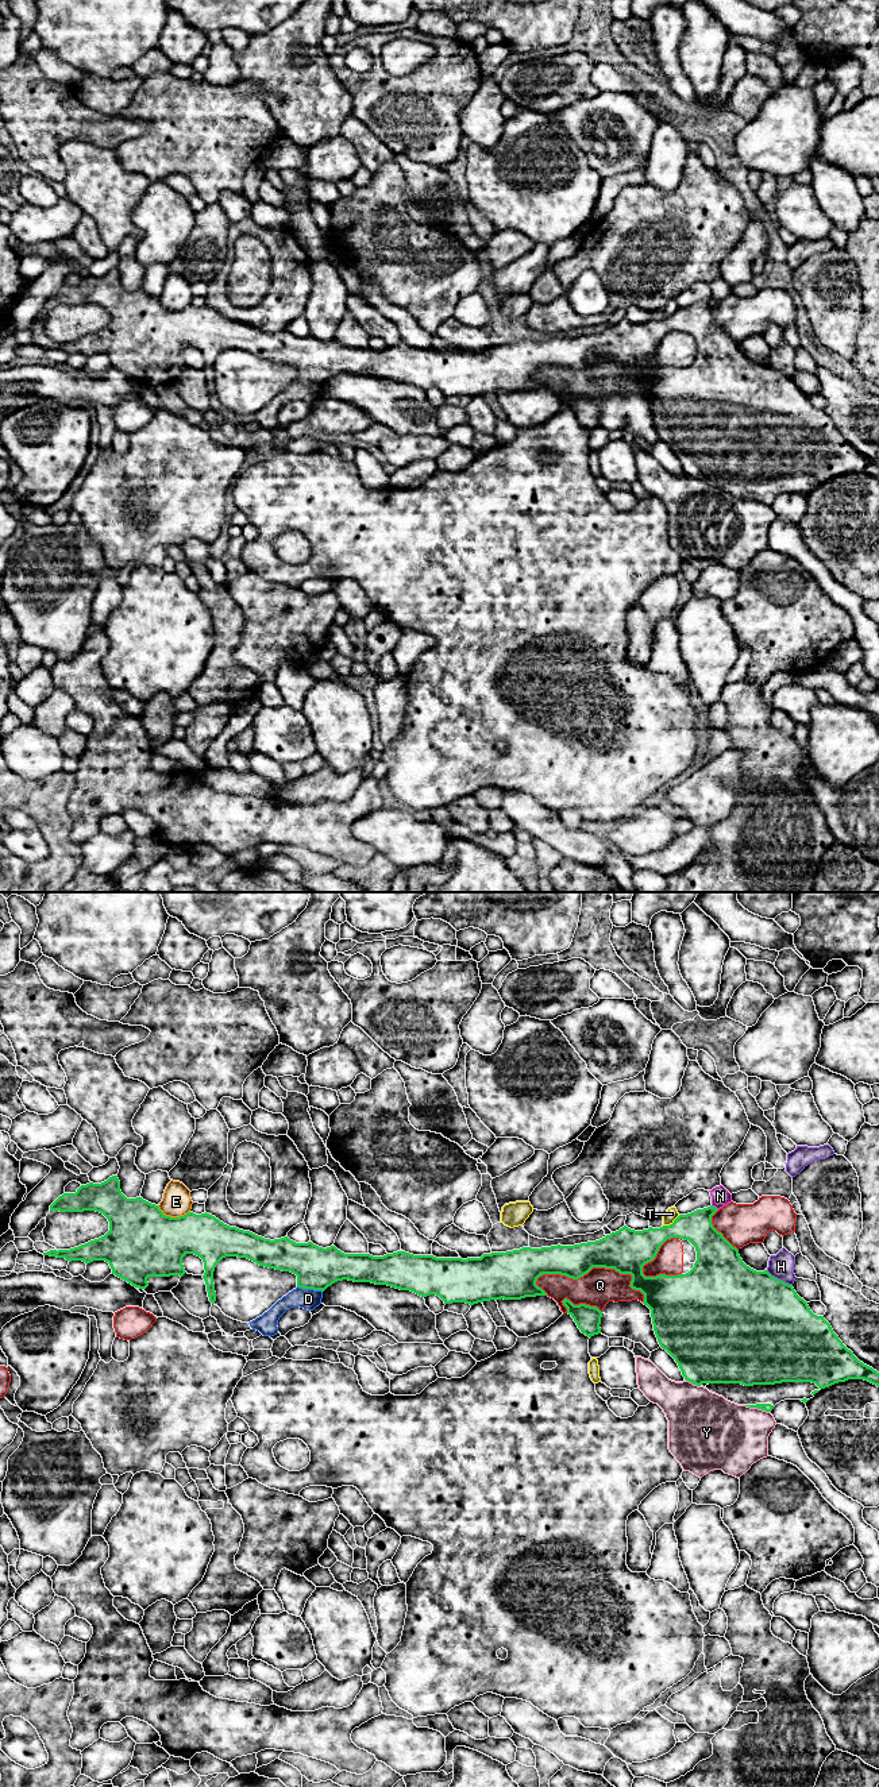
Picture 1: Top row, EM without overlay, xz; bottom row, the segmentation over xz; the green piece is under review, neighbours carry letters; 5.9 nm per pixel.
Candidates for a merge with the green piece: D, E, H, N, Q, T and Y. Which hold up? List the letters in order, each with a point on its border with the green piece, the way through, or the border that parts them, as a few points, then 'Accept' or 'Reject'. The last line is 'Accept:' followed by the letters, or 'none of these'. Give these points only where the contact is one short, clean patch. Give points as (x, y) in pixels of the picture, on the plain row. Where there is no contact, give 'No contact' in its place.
D: Touches green at xz (309, 381). Accept
E: Touches green at xz (173, 311). Reject
H: Touches green at xz (779, 373). Reject
N: Touches green at xz (714, 300). Reject
Q: Touches green at xz (597, 359). Reject
T: Touches green at xz (673, 316). Reject
Y: Touches green at xz (758, 501). Reject
Accept: D

